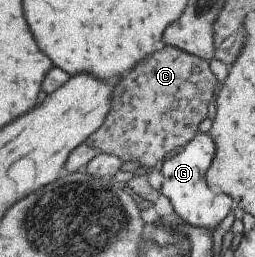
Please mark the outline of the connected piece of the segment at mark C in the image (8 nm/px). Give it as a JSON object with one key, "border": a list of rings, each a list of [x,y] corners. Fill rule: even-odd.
{"border":[[[164,46],[163,49],[159,50],[159,51],[155,51],[155,53],[151,53],[151,57],[145,57],[145,59],[143,59],[143,61],[139,61],[139,65],[135,65],[135,67],[133,67],[133,69],[131,69],[131,71],[129,71],[129,73],[127,73],[127,75],[125,75],[125,77],[123,77],[123,79],[118,79],[117,84],[113,85],[113,87],[112,87],[113,103],[112,103],[111,109],[107,112],[107,115],[105,116],[103,123],[99,126],[99,129],[97,129],[97,131],[94,131],[84,141],[84,143],[87,144],[88,146],[91,146],[97,152],[106,153],[106,154],[108,153],[108,154],[114,155],[115,157],[118,157],[120,159],[121,163],[123,163],[123,164],[129,163],[129,161],[136,161],[137,163],[140,163],[141,161],[143,161],[144,168],[150,167],[153,165],[159,166],[161,161],[163,161],[165,158],[171,156],[171,154],[173,154],[175,151],[178,151],[179,149],[181,149],[197,133],[197,131],[198,131],[197,125],[199,125],[199,122],[201,120],[203,120],[203,119],[205,119],[205,117],[207,117],[207,104],[209,103],[209,101],[211,101],[211,99],[213,99],[213,95],[215,95],[215,91],[213,91],[213,77],[211,77],[211,75],[209,75],[209,79],[211,79],[211,85],[201,85],[201,83],[199,83],[199,79],[201,79],[201,81],[203,81],[203,75],[205,75],[205,73],[207,73],[207,71],[205,71],[205,67],[207,67],[207,63],[205,63],[205,61],[202,61],[202,59],[199,59],[197,56],[182,52],[181,50],[178,50],[177,48],[174,48],[171,46]],[[131,129],[135,129],[135,131],[140,131],[140,136],[139,136],[140,141],[137,141],[137,143],[135,143],[135,141],[133,141],[133,139],[131,139],[131,137],[129,137],[129,135],[131,135]]]}

